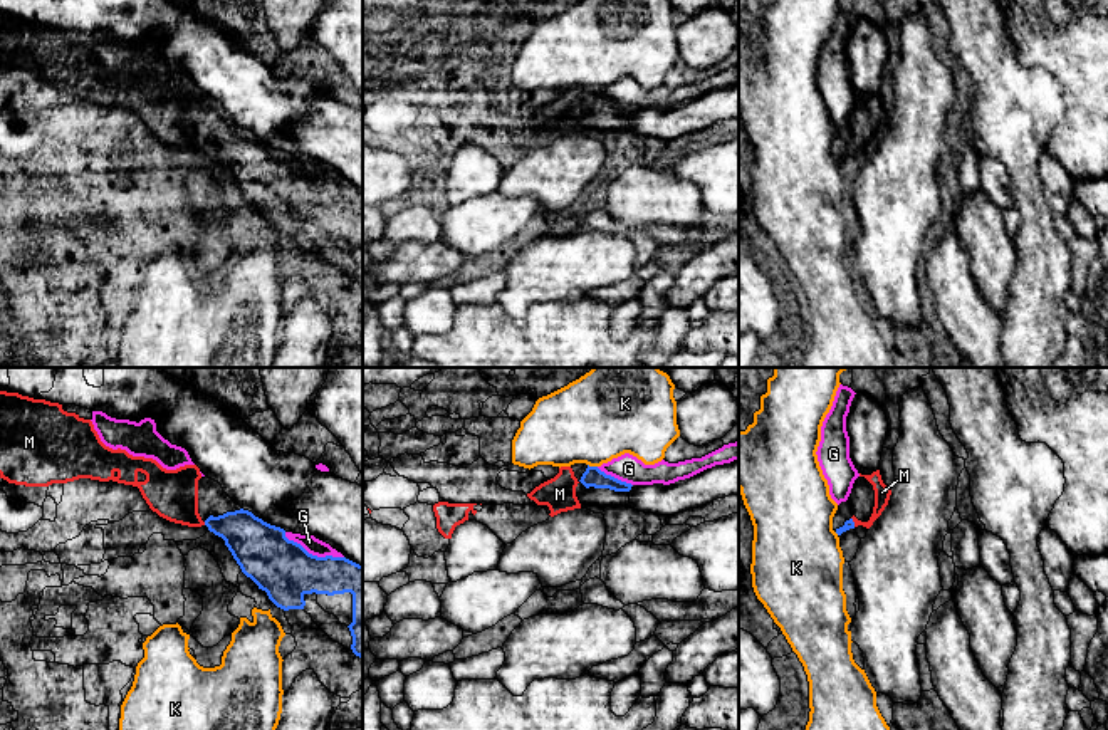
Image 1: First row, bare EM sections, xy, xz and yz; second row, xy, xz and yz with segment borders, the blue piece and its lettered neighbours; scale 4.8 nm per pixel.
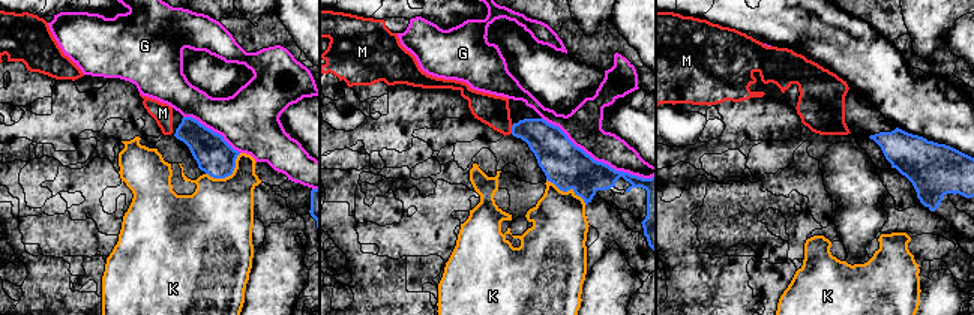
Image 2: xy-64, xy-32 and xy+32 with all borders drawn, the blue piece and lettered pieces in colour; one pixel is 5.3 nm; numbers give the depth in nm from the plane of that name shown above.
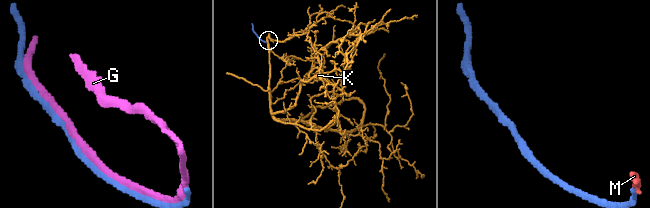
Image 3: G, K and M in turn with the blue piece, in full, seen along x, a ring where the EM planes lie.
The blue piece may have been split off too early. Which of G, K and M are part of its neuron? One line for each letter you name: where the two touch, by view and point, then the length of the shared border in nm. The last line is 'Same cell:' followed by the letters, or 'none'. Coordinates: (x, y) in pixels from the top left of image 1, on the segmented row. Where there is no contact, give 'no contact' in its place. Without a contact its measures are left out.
M: yz (853, 522) | 50 nm
Same cell: M

